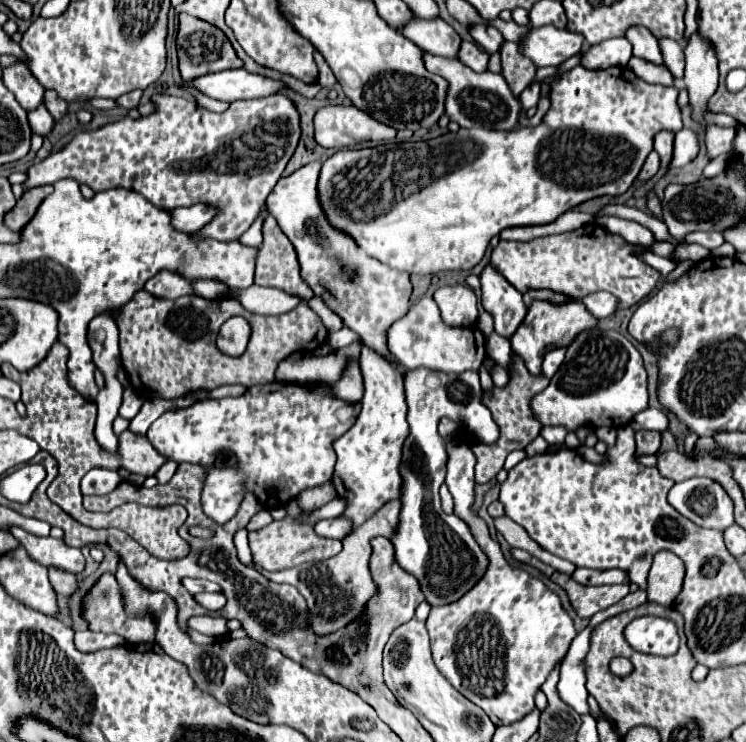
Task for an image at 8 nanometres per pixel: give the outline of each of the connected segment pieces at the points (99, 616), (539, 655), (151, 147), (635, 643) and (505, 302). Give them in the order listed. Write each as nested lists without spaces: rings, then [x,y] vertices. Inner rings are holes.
[[[113,573],[101,575],[101,579],[91,587],[87,597],[83,597],[83,619],[87,621],[89,631],[115,633],[115,635],[123,637],[127,643],[133,643],[133,645],[155,641],[155,629],[157,629],[155,619],[149,617],[149,615],[145,615],[145,617],[127,617],[123,593],[121,593],[119,583],[117,583]]]
[[[449,443],[447,453],[449,461],[445,485],[449,487],[455,499],[453,513],[457,517],[463,517],[463,521],[467,521],[467,527],[471,529],[471,535],[475,537],[483,553],[487,555],[489,565],[485,577],[481,577],[475,583],[475,587],[471,587],[459,601],[431,609],[431,615],[427,619],[427,629],[431,635],[431,651],[435,665],[459,693],[463,693],[469,701],[479,705],[495,725],[511,725],[533,711],[535,693],[547,681],[551,669],[555,669],[555,665],[567,655],[567,649],[575,639],[577,631],[573,627],[571,617],[561,607],[559,597],[549,587],[545,587],[537,577],[531,577],[527,571],[511,567],[505,561],[499,543],[491,537],[487,523],[471,509],[475,503],[475,479],[473,479],[475,455],[471,453],[471,449],[465,443]]]
[[[153,95],[151,101],[155,103],[155,111],[147,117],[131,119],[125,117],[115,123],[107,123],[99,129],[89,129],[89,131],[79,131],[71,143],[61,149],[51,153],[47,159],[41,163],[35,163],[29,169],[29,179],[23,185],[25,189],[37,187],[37,185],[51,185],[59,179],[71,177],[79,183],[87,183],[95,193],[113,189],[113,187],[123,187],[141,193],[145,199],[149,199],[153,205],[161,209],[175,209],[175,207],[191,207],[193,203],[209,203],[215,207],[221,207],[219,221],[221,223],[211,223],[199,233],[197,237],[213,237],[219,241],[231,241],[239,239],[251,223],[257,219],[261,205],[265,203],[265,195],[275,187],[279,181],[287,161],[291,159],[297,143],[299,143],[299,113],[295,105],[283,97],[283,95],[271,95],[271,97],[259,97],[255,101],[235,101],[225,113],[213,113],[207,111],[205,107],[197,107],[193,99],[183,99],[183,97],[171,97],[171,95]],[[191,175],[203,175],[209,181],[209,189],[205,195],[195,197],[187,191],[185,183]],[[263,177],[261,183],[253,183],[251,179]]]
[[[635,619],[625,629],[629,645],[645,655],[673,655],[679,647],[679,635],[673,621],[667,619]]]
[[[487,265],[481,273],[481,289],[481,305],[487,313],[493,315],[495,331],[509,339],[527,313],[523,295],[503,277],[499,277],[491,265]]]

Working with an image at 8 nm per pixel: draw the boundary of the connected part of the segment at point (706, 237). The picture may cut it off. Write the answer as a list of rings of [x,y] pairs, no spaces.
[[[697,231],[697,233],[685,235],[683,243],[697,243],[697,245],[703,245],[709,251],[713,251],[713,249],[721,247],[725,243],[725,239],[723,239],[721,233],[703,233],[703,231]]]

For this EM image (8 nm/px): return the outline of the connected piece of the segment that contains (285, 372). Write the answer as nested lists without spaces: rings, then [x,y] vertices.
[[[353,343],[345,349],[337,349],[327,357],[301,357],[297,361],[285,359],[279,367],[275,377],[279,381],[295,383],[295,385],[309,385],[315,381],[337,381],[343,373],[343,365],[349,359],[359,359],[359,343]]]

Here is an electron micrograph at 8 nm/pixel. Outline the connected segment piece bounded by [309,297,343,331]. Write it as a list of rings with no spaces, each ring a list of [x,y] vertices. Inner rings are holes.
[[[313,297],[311,301],[309,301],[309,307],[321,317],[321,321],[323,321],[323,325],[329,329],[329,331],[339,331],[341,327],[343,327],[343,323],[341,323],[341,319],[319,299],[319,297]]]

